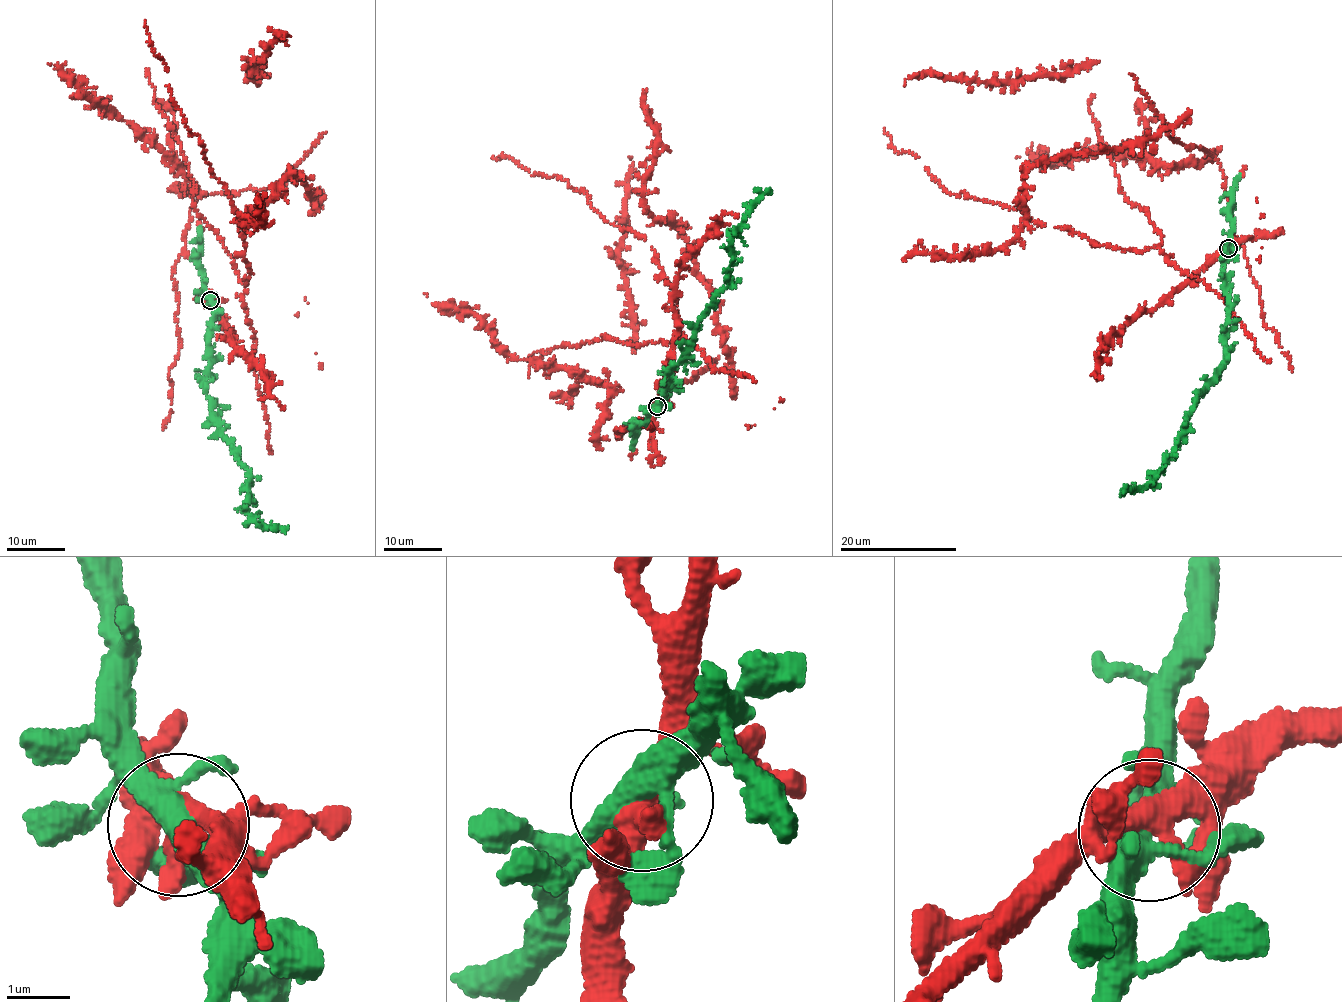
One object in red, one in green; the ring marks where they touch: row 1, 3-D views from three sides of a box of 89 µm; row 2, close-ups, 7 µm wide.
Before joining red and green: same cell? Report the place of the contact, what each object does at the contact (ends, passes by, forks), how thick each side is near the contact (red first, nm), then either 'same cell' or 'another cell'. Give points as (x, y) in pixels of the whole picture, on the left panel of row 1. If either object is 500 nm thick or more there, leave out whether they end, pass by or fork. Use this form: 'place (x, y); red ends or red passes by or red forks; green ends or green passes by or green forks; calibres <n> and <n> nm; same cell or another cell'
place (210, 300); red passes by; green forks; calibres 420 and 360 nm; same cell

